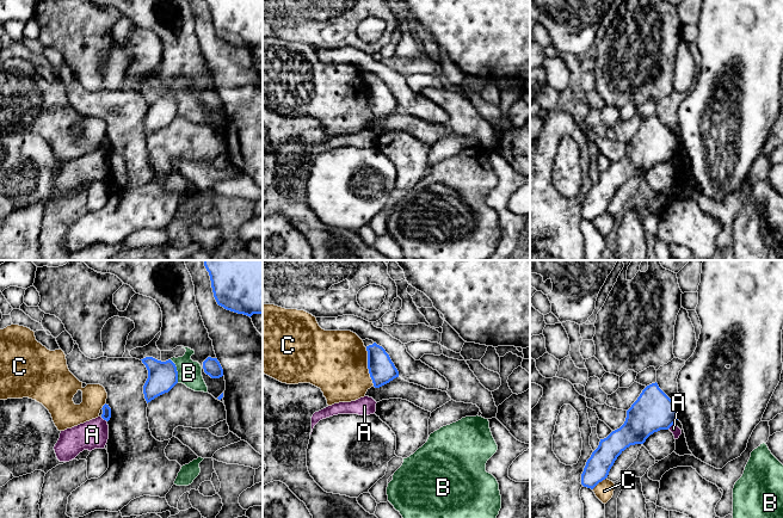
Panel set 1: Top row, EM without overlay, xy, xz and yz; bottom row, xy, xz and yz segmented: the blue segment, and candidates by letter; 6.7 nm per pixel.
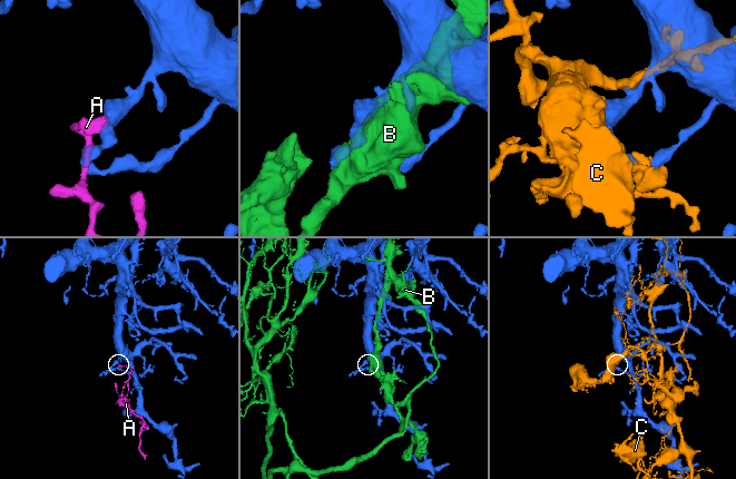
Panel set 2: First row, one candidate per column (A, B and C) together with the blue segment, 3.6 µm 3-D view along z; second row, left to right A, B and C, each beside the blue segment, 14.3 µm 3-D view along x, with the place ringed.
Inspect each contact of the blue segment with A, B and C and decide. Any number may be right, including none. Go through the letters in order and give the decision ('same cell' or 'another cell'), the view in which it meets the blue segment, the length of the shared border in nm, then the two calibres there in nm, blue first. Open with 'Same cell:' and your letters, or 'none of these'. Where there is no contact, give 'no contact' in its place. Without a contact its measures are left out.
Same cell: none of these
A: another cell | xy | 60 nm | 60/190 nm
B: another cell | xy | 170 nm | 200/160 nm
C: another cell | xz | 280 nm | 180/420 nm

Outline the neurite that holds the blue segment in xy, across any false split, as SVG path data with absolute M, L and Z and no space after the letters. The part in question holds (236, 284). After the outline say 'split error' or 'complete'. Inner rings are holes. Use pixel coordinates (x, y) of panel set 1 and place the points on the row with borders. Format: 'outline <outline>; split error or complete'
outline M203 260L214 297L227 310L263 314L263 260Z; complete

